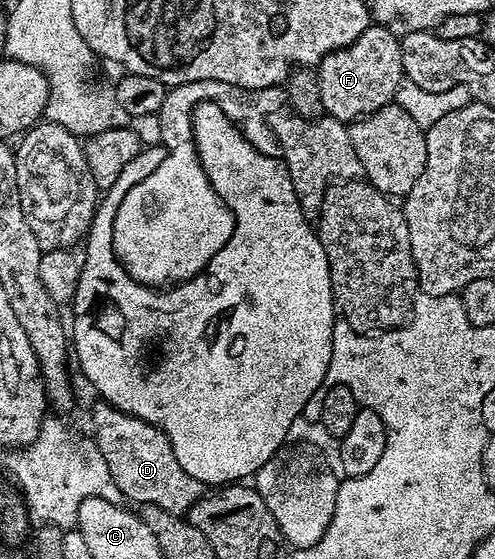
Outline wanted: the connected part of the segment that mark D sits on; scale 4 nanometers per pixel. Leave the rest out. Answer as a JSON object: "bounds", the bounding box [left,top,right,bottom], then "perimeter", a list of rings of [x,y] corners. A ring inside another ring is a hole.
{"bounds":[91,402,205,516],"perimeter":[[[106,402],[96,403],[91,412],[91,424],[95,427],[94,447],[105,458],[105,466],[109,466],[109,474],[119,488],[120,497],[136,500],[136,505],[152,504],[161,506],[161,510],[169,510],[169,514],[183,516],[205,495],[205,486],[193,474],[185,474],[181,470],[181,462],[177,462],[177,454],[173,454],[173,446],[169,438],[157,426],[145,422],[128,412],[122,412]]]}

